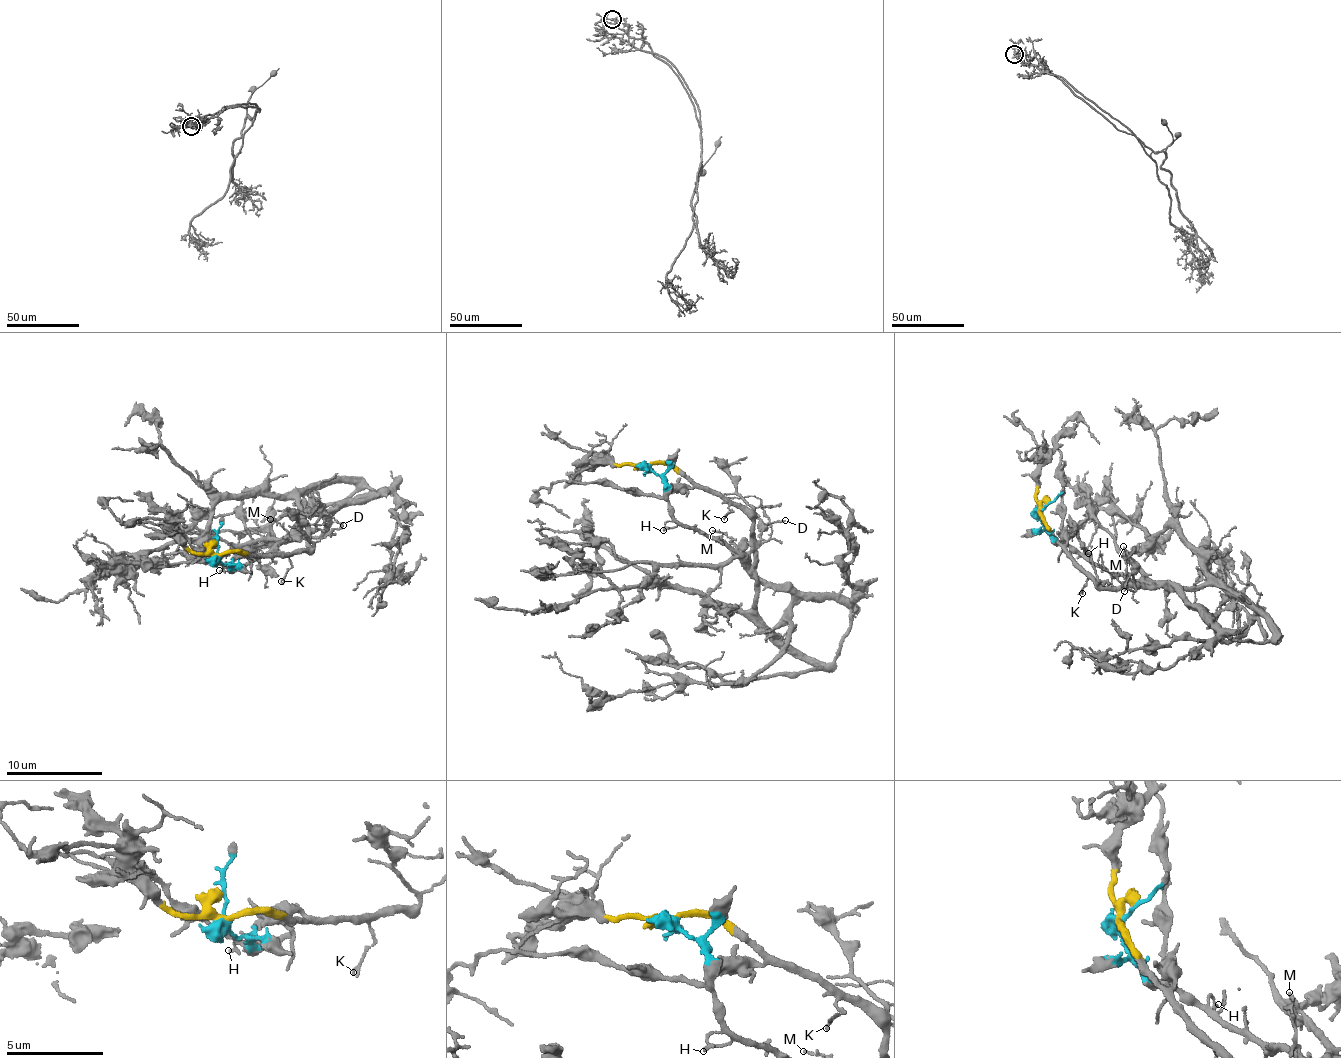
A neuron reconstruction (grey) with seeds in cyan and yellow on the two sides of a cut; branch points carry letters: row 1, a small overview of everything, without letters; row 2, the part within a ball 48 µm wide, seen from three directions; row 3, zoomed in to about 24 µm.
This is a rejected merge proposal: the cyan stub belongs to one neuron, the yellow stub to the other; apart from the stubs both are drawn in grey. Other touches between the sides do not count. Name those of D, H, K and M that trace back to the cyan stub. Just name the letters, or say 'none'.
H, M

